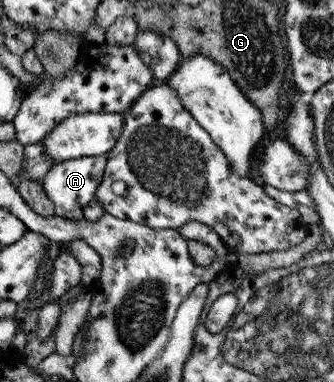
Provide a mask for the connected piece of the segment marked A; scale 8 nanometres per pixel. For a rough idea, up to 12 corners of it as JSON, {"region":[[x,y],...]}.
{"region":[[107,155],[54,165],[42,179],[55,215],[81,220]]}

